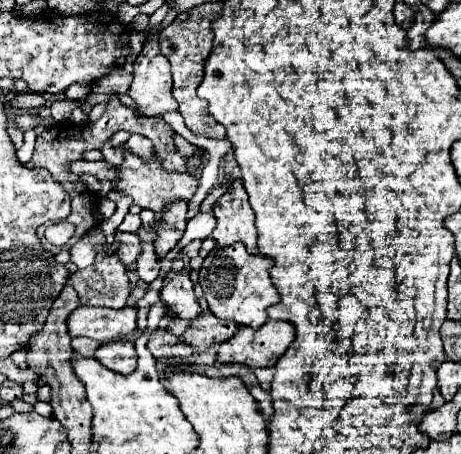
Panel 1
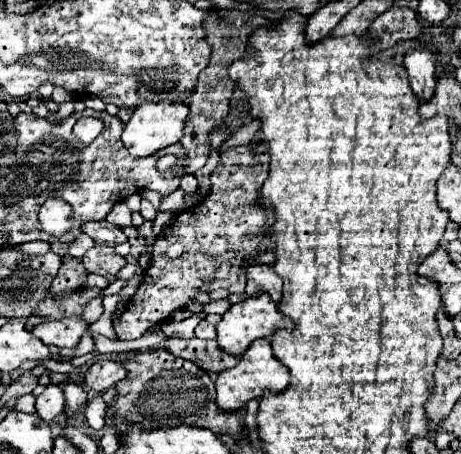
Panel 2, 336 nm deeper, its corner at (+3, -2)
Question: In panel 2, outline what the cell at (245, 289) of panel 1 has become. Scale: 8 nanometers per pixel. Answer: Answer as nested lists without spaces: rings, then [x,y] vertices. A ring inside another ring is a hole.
[[[260,295],[260,297],[250,297],[250,299],[242,301],[242,303],[232,305],[232,309],[222,317],[222,321],[216,325],[216,329],[218,329],[216,341],[218,341],[220,349],[224,349],[226,353],[230,353],[234,357],[240,357],[252,345],[252,341],[266,339],[278,329],[292,331],[292,321],[288,321],[288,317],[284,317],[278,311],[276,303],[270,297]]]

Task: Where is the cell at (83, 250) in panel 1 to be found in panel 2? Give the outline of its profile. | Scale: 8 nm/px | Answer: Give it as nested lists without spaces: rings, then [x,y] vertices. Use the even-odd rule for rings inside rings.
[[[80,233],[80,235],[70,243],[66,255],[68,255],[68,257],[78,257],[78,259],[80,259],[80,257],[84,257],[84,253],[86,253],[92,245],[94,245],[94,241],[92,241],[88,235]]]

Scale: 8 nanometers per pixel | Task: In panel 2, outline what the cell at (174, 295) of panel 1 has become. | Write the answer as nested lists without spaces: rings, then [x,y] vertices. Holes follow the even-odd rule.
[[[206,319],[200,321],[200,325],[196,327],[196,337],[198,339],[214,339],[216,337],[216,327],[210,325]]]

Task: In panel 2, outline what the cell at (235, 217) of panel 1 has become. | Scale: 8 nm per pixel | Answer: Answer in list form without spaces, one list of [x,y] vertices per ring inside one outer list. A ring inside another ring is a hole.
[[[252,265],[252,267],[248,267],[246,295],[256,297],[260,293],[270,295],[272,301],[276,301],[276,303],[282,301],[282,281],[270,265]]]

